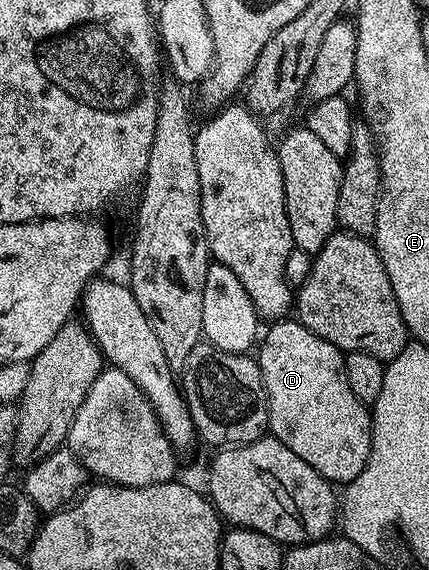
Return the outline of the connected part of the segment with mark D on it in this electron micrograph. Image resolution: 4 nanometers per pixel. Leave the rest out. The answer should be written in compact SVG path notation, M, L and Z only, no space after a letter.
M299 320L288 321L273 321L258 346L260 375L268 394L268 430L329 482L355 482L372 447L369 407L350 392L341 350L314 336Z

